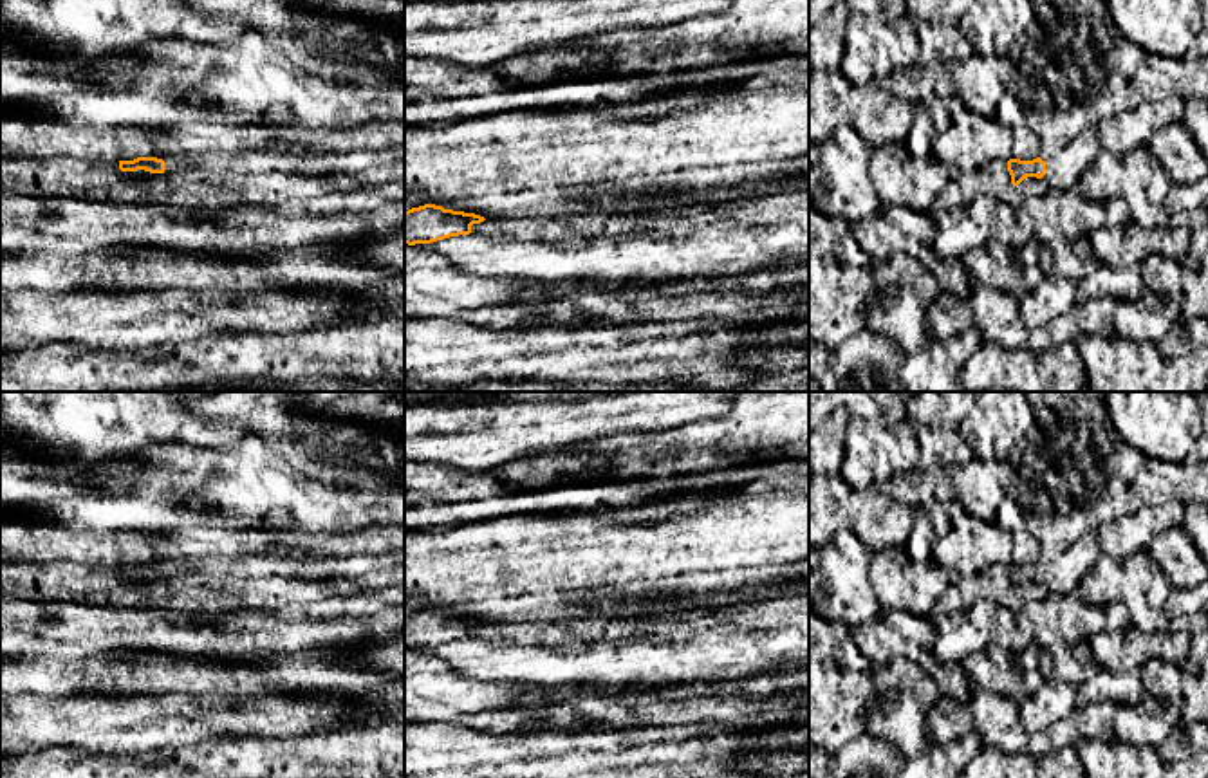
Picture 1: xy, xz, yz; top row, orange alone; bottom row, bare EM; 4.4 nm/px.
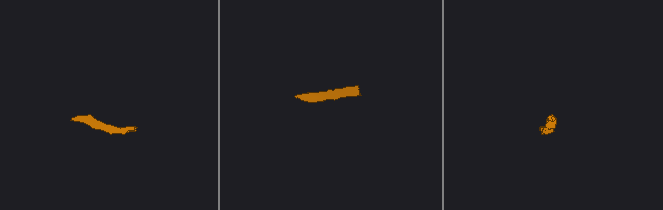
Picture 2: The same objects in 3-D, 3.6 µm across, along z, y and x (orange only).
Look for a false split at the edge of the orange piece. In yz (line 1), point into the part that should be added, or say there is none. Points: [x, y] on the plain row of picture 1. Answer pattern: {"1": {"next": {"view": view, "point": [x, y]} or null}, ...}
{"1": {"next": null}}

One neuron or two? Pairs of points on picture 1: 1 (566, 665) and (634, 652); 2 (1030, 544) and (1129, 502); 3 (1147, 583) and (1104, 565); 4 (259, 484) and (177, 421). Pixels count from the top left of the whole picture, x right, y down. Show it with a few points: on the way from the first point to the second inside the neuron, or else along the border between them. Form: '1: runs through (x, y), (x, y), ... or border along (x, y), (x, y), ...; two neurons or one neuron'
1: runs through (582, 665), (618, 663); one neuron
2: runs through (1055, 533), (1104, 502); one neuron
3: runs through (1136, 574), (1115, 571); one neuron
4: border along (251, 435), (215, 446), (168, 444); two neurons

